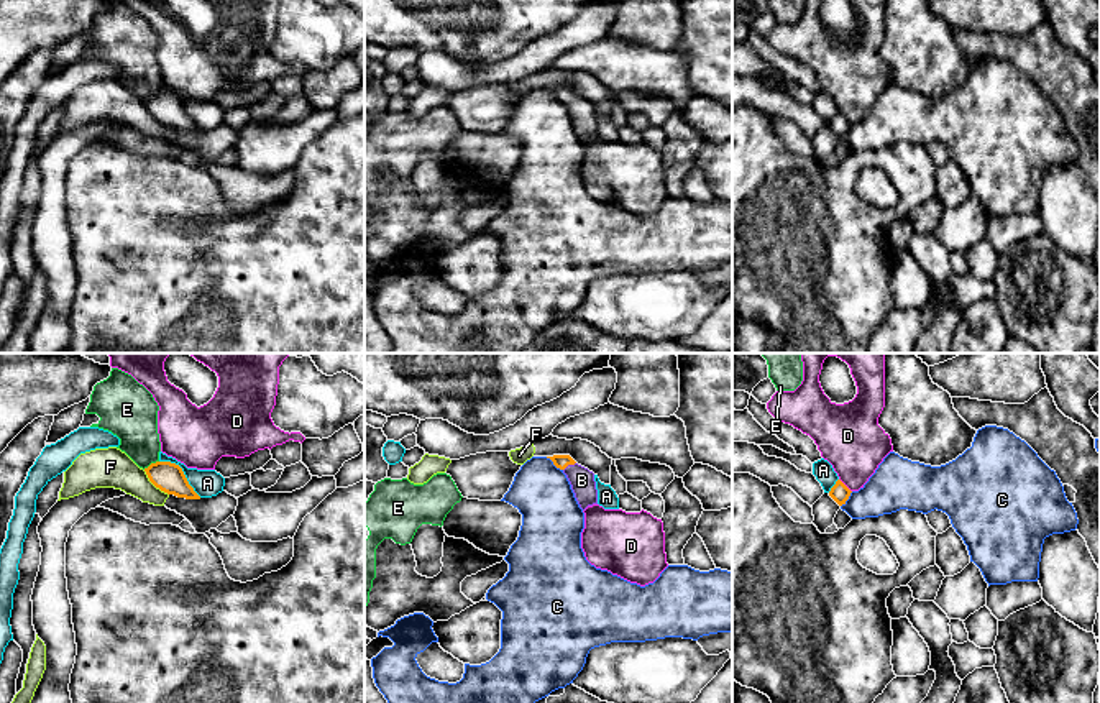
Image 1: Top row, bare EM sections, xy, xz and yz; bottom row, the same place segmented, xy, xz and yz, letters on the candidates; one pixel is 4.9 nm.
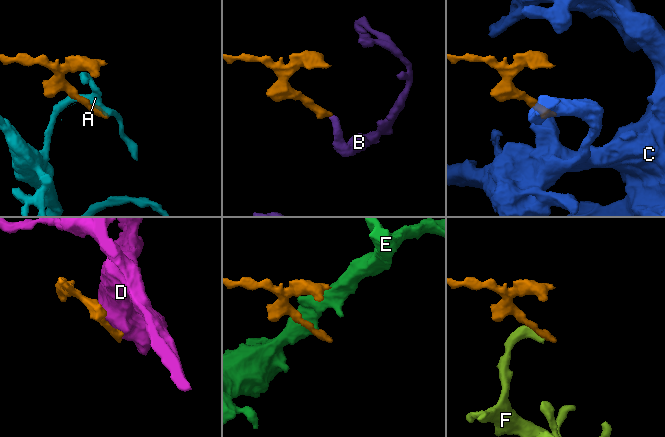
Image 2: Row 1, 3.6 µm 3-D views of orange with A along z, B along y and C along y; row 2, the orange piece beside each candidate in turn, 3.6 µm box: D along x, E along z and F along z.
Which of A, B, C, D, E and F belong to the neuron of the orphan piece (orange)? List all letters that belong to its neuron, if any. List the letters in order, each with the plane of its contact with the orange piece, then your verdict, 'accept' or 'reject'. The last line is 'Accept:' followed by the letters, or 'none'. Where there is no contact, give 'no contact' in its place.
A: xy | reject
B: xz | accept
C: xz | reject
D: yz | reject
E: xy | reject
F: xy | reject
Accept: B

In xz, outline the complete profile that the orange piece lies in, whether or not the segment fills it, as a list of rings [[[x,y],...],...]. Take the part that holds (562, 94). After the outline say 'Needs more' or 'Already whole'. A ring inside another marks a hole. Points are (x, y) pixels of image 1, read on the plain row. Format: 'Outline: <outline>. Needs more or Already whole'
Outline: [[[553,87],[547,90],[550,90],[553,97],[566,107],[583,143],[588,138],[598,136],[598,122],[593,103],[578,97],[570,87]]]. Needs more

